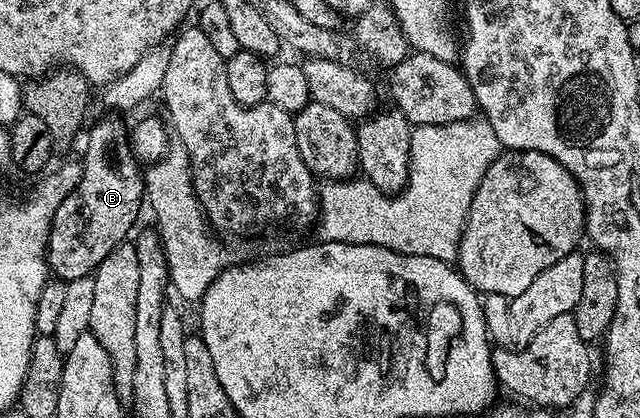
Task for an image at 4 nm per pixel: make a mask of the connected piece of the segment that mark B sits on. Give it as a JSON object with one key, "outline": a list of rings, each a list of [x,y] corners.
{"outline":[[[112,118],[116,119],[100,119],[93,127],[91,124],[87,128],[88,148],[82,155],[81,180],[74,184],[71,188],[73,191],[69,195],[67,193],[61,198],[60,204],[56,206],[56,212],[51,216],[52,228],[46,258],[49,272],[61,281],[91,276],[96,267],[102,265],[102,261],[106,261],[110,252],[133,234],[132,226],[136,223],[140,203],[142,207],[145,202],[144,176],[141,164],[132,152],[129,124],[126,125],[120,120],[123,118]]]}

